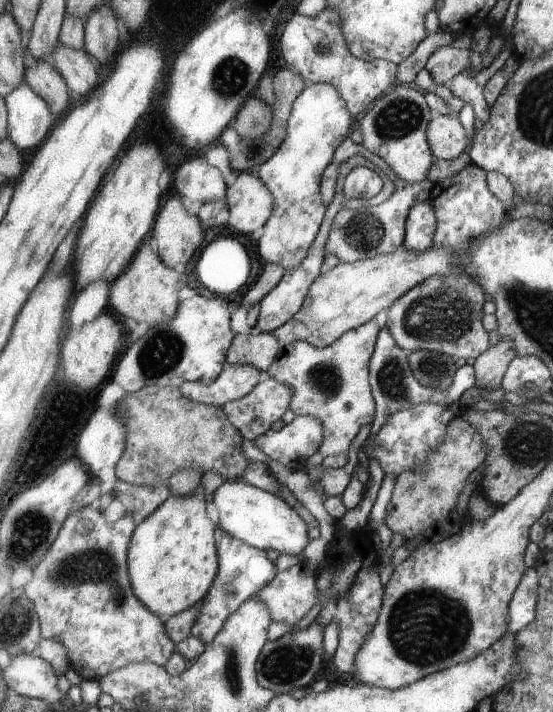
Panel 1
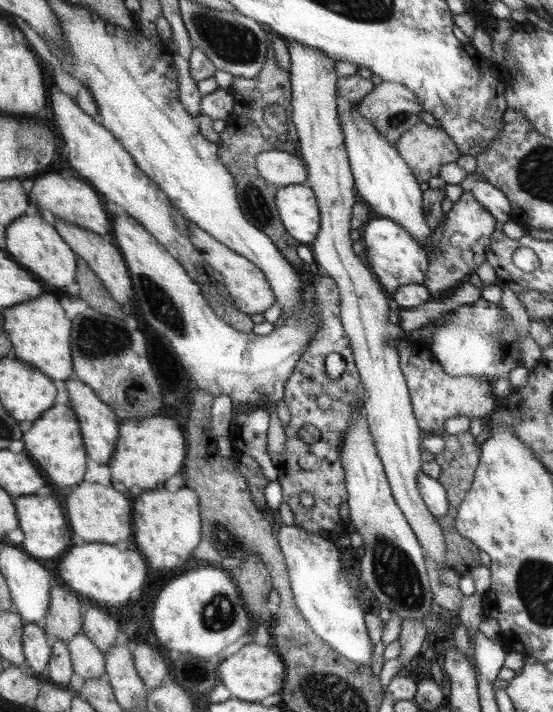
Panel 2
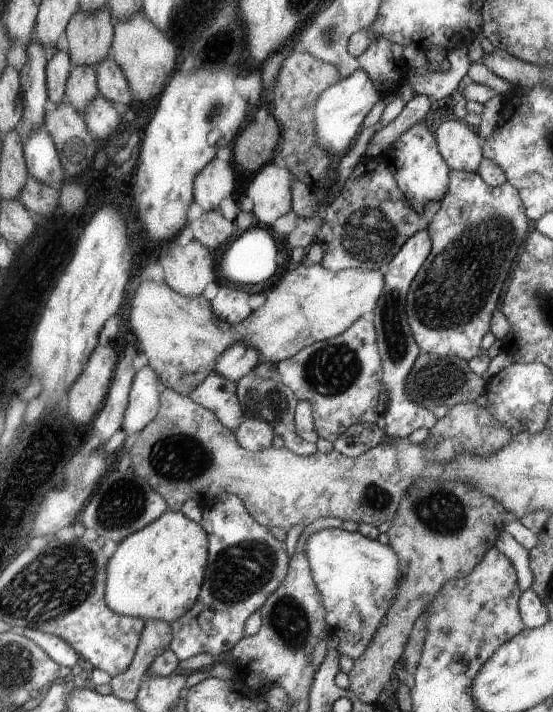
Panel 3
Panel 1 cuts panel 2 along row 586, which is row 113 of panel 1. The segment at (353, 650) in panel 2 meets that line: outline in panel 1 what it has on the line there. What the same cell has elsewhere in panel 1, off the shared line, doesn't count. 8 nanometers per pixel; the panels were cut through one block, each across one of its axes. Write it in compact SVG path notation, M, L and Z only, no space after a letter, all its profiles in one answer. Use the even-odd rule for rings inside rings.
M311 83L295 101L287 121L286 139L276 155L255 173L275 198L274 213L264 224L264 232L258 240L258 254L266 263L280 264L288 270L299 267L307 258L326 210L320 200L320 176L332 163L336 148L351 135L352 122L344 98L330 84Z

